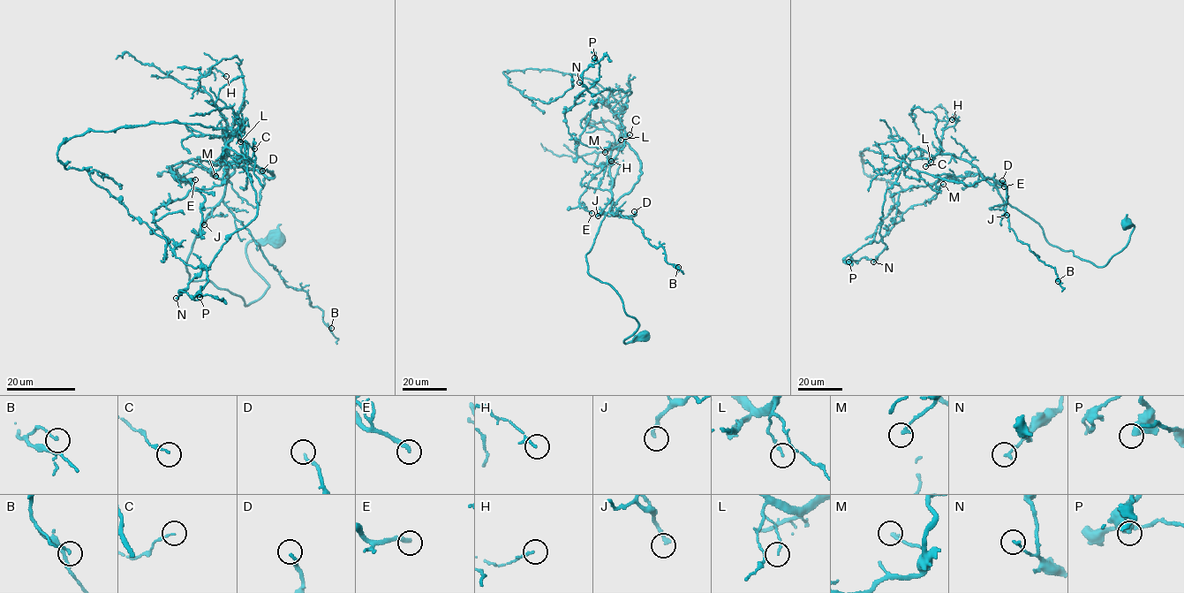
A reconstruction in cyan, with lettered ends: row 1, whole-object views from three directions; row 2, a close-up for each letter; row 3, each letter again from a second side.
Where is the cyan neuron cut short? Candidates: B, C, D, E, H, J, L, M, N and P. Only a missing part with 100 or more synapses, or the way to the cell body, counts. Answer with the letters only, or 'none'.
E

